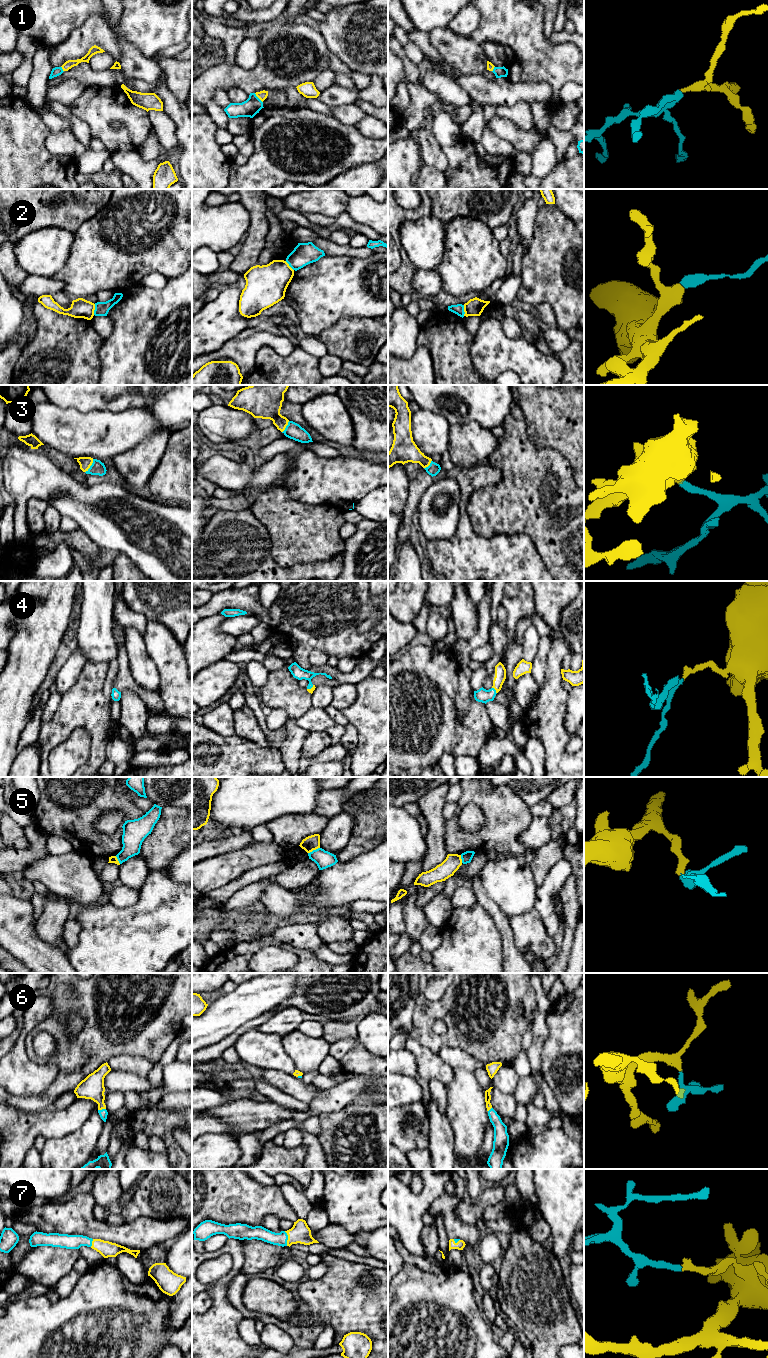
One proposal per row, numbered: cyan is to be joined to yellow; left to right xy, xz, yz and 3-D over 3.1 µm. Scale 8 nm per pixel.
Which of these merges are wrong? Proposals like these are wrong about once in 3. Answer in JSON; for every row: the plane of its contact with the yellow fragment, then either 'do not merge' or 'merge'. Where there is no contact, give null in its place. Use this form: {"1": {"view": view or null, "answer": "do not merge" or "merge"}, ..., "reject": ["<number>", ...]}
{"1": {"view": "xz", "answer": "merge"}, "2": {"view": "xy", "answer": "do not merge"}, "3": {"view": "xy", "answer": "merge"}, "4": {"view": "yz", "answer": "merge"}, "5": {"view": "xz", "answer": "do not merge"}, "6": {"view": "xy", "answer": "merge"}, "7": {"view": "xz", "answer": "merge"}, "reject": ["2", "5"]}

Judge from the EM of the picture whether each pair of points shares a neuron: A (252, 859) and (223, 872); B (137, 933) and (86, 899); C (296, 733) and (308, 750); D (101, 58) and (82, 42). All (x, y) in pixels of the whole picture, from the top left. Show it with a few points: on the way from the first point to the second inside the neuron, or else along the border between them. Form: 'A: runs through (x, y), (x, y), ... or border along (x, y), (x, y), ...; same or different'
A: runs through (245, 859), (230, 866); same
B: border along (100, 902), (83, 907); different
C: border along (310, 732), (300, 754); different
D: border along (105, 51), (116, 60); different

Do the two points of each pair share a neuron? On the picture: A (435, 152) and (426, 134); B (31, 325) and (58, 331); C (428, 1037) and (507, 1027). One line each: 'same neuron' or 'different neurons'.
A: same neuron
B: different neurons
C: same neuron

